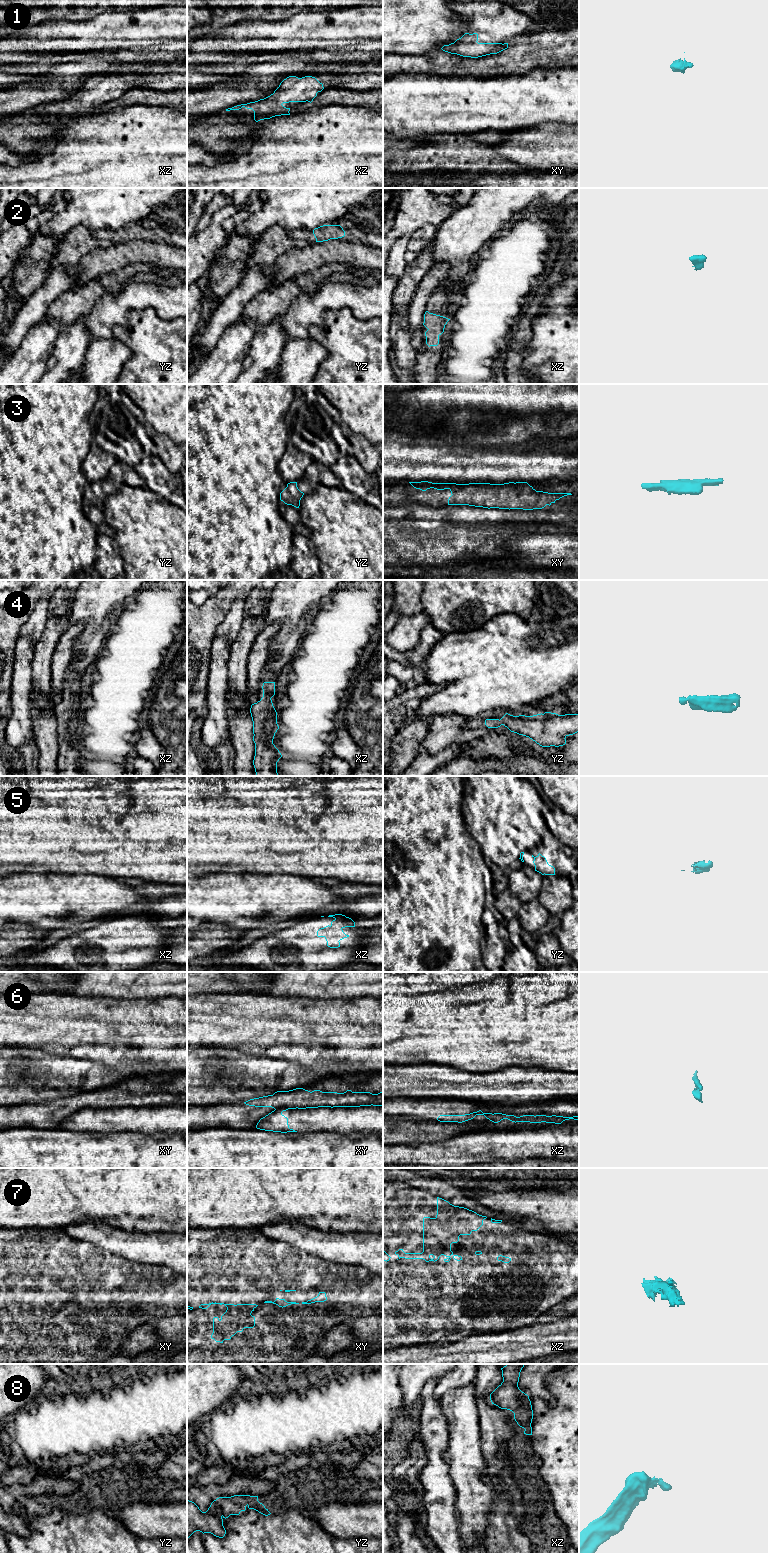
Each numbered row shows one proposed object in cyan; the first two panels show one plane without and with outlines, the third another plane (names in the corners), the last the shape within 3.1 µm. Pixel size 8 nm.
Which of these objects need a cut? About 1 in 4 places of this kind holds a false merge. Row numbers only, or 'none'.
6

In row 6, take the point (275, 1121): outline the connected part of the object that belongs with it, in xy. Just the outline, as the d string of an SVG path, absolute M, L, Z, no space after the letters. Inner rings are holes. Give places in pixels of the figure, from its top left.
M279 1108L265 1117L261 1118L256 1125L257 1129L273 1132L297 1132L289 1128L288 1118L285 1117L282 1112L288 1110L288 1108Z

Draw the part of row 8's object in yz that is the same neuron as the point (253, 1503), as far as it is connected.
M234 1495L231 1497L219 1497L214 1500L206 1512L202 1512L192 1501L187 1500L187 1538L194 1532L211 1533L223 1538L226 1530L223 1519L230 1515L239 1515L246 1508L254 1509L268 1516L271 1513L258 1501L258 1496Z

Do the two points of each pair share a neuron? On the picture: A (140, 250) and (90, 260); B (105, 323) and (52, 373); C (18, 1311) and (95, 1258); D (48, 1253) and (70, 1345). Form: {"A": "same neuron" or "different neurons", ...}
{"A": "same neuron", "B": "different neurons", "C": "same neuron", "D": "same neuron"}

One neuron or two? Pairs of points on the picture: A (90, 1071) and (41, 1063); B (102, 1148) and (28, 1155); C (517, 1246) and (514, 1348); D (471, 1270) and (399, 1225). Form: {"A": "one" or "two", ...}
{"A": "one", "B": "one", "C": "two", "D": "one"}

